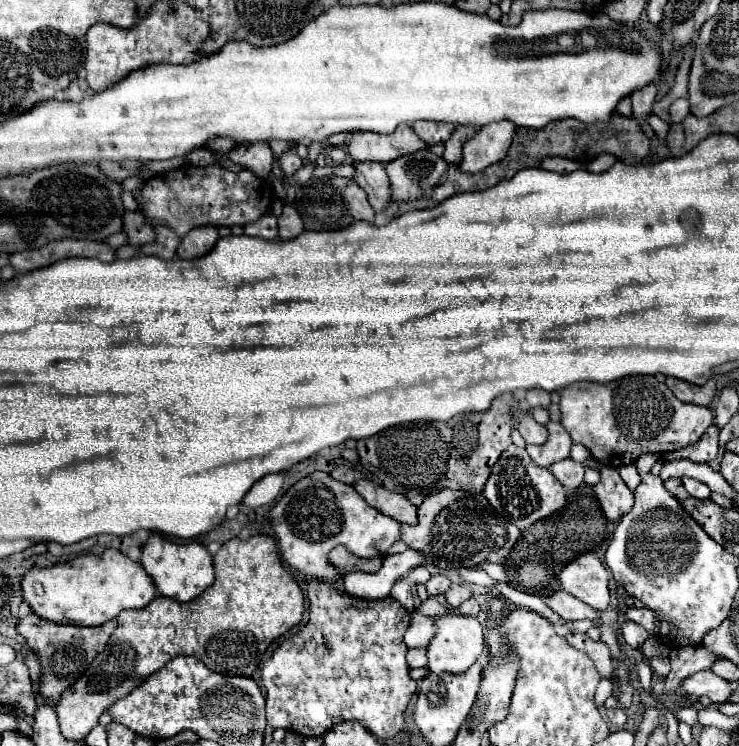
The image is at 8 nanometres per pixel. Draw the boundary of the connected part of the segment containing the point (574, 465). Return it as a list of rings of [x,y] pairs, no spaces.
[[[566,458],[566,460],[560,460],[560,462],[552,464],[550,470],[566,490],[574,490],[574,488],[578,488],[582,484],[584,466],[580,462],[576,462],[576,460],[572,460],[572,458]]]

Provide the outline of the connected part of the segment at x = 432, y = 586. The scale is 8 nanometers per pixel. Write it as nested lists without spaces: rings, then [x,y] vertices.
[[[436,574],[426,582],[426,588],[428,588],[428,594],[442,594],[444,590],[450,588],[450,584],[452,584],[450,578],[446,578],[444,574]]]

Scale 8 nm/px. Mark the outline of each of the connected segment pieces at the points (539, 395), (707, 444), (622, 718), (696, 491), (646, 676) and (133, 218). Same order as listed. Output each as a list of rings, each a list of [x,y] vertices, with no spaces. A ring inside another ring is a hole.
[[[528,390],[526,402],[530,408],[548,408],[550,406],[550,392],[546,390]]]
[[[712,424],[696,446],[688,448],[688,450],[667,452],[663,454],[663,459],[666,461],[686,458],[694,460],[694,462],[710,462],[718,456],[718,432],[720,432],[720,428],[716,424]]]
[[[618,706],[618,708],[612,708],[612,710],[606,710],[606,716],[608,716],[608,720],[614,724],[614,726],[618,726],[618,728],[622,728],[624,724],[626,724],[626,714],[624,714],[624,710]]]
[[[684,478],[682,484],[684,484],[684,488],[690,496],[694,496],[698,500],[708,500],[710,498],[710,488],[706,484],[702,484],[698,480],[690,480],[690,478]]]
[[[646,663],[637,664],[639,680],[645,690],[651,689],[652,669]]]
[[[126,210],[124,216],[124,232],[128,236],[128,244],[132,246],[142,246],[146,242],[152,242],[154,240],[154,230],[152,230],[152,224],[140,214],[140,212],[130,212]]]

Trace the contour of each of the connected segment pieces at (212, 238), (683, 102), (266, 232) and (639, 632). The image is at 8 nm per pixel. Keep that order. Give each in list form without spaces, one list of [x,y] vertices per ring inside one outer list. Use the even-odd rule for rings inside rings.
[[[200,226],[200,228],[192,228],[180,242],[178,246],[178,258],[182,260],[194,260],[200,258],[204,254],[208,254],[208,250],[212,250],[212,246],[218,240],[218,228],[216,226]]]
[[[678,98],[676,102],[672,102],[672,106],[670,106],[672,124],[680,124],[688,114],[690,114],[690,102],[688,102],[688,98]]]
[[[264,214],[256,222],[250,222],[244,226],[246,236],[260,236],[266,240],[274,240],[278,236],[278,226],[276,226],[276,216],[274,214]]]
[[[626,622],[622,626],[622,636],[624,636],[626,644],[632,646],[632,648],[640,648],[646,642],[646,638],[648,638],[646,630],[642,626],[638,626],[636,622]]]

